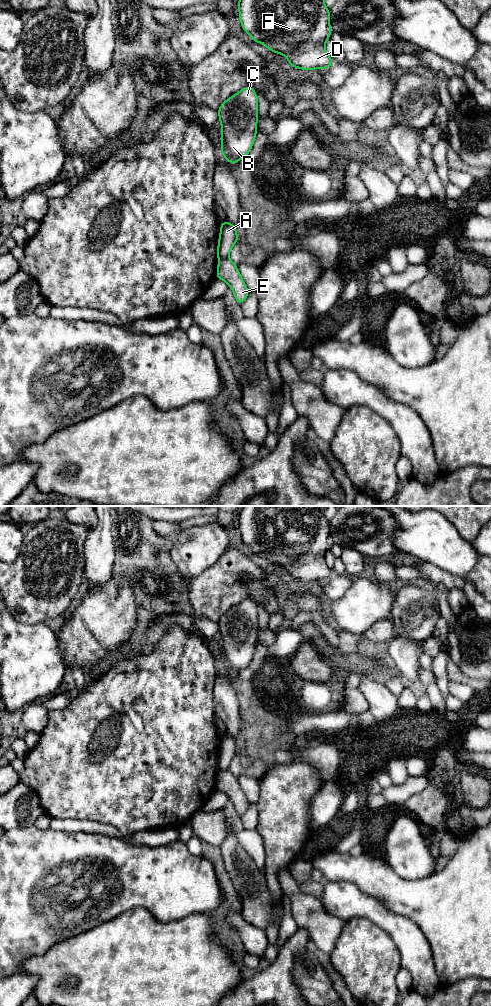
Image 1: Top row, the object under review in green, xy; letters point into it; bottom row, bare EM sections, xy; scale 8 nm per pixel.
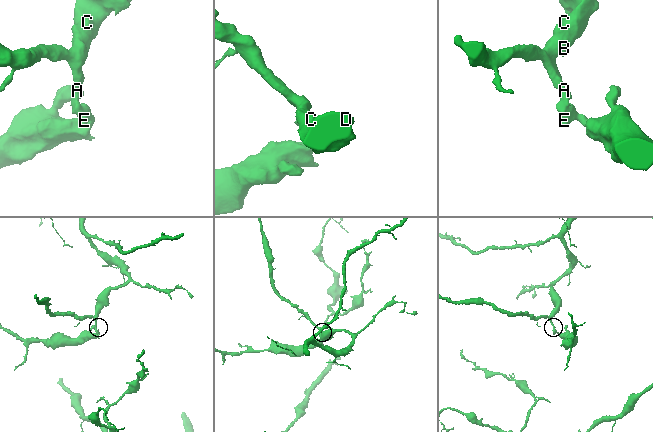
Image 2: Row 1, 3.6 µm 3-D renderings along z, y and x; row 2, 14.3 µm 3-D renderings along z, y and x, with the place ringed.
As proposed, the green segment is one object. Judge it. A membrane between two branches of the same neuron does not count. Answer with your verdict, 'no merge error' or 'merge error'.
merge error

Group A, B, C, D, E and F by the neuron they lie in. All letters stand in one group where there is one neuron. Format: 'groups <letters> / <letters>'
groups A B C D F / E

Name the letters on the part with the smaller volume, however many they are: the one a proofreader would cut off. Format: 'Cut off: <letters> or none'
Cut off: E

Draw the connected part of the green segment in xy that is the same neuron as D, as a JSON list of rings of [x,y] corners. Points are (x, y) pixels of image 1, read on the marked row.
[[[238,0],[242,29],[272,52],[284,55],[289,65],[302,70],[327,69],[334,61],[326,52],[325,42],[330,38],[330,10],[324,0]]]

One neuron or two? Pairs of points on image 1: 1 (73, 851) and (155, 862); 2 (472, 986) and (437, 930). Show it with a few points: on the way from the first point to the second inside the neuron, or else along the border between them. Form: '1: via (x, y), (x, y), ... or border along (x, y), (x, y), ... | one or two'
1: via (93, 859), (107, 859), (112, 862), (135, 862) | one
2: border along (480, 977), (466, 977), (456, 982), (444, 984) | two

